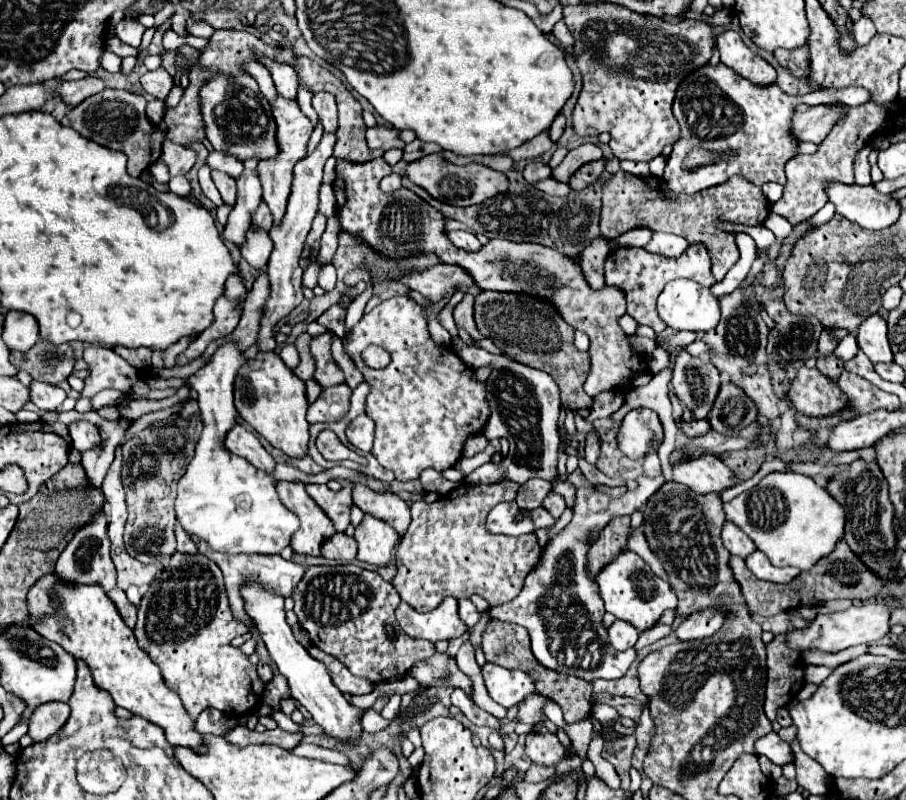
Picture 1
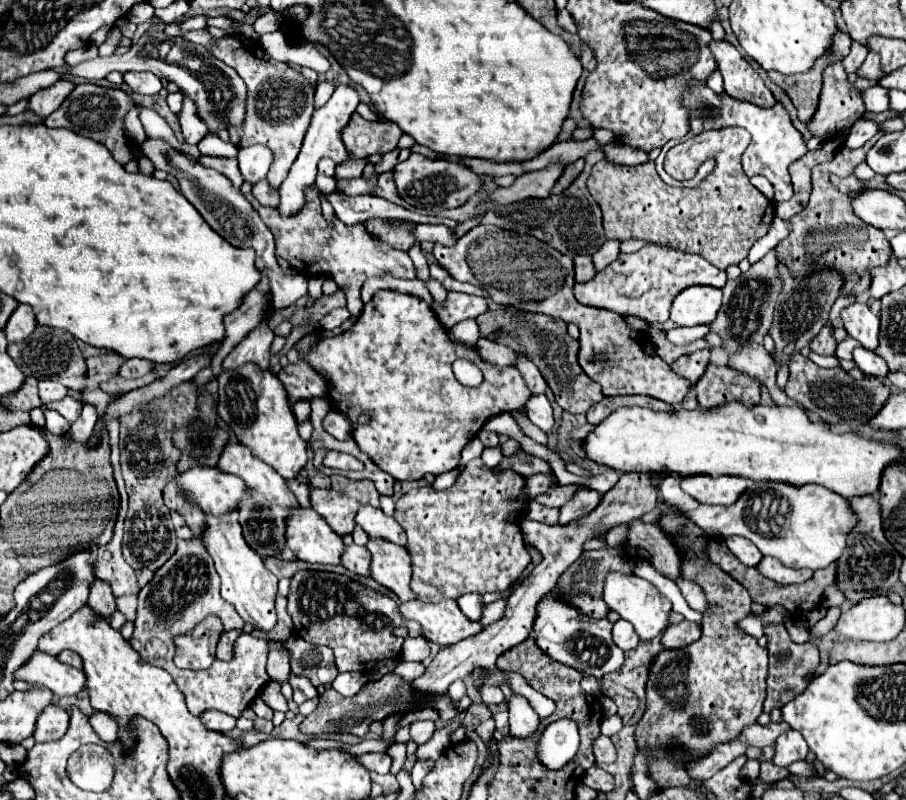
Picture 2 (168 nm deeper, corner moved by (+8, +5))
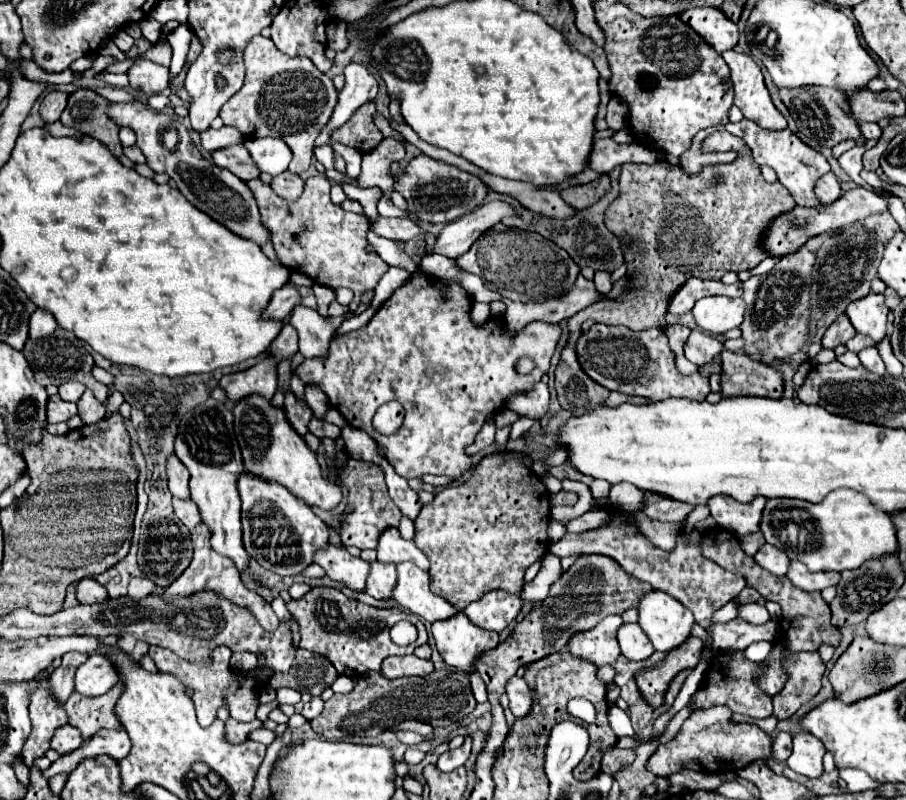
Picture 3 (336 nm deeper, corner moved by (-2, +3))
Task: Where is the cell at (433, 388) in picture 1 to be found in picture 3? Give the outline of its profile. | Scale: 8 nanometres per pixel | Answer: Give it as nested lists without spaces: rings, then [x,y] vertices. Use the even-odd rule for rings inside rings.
[[[412,275],[410,281],[396,289],[392,297],[376,311],[366,327],[346,335],[336,335],[330,341],[324,365],[316,365],[316,359],[304,359],[304,363],[296,369],[296,375],[304,383],[320,385],[320,389],[328,395],[330,405],[342,413],[348,425],[366,431],[384,449],[386,459],[404,479],[430,473],[446,475],[458,481],[472,465],[474,457],[466,453],[466,447],[474,443],[474,437],[482,429],[484,421],[498,413],[510,397],[528,393],[534,383],[538,383],[540,377],[548,371],[550,357],[560,337],[560,327],[534,321],[514,337],[508,337],[504,331],[502,317],[490,317],[490,321],[486,321],[482,327],[476,327],[470,321],[472,301],[468,293],[456,283],[440,285],[444,291],[440,293],[438,285],[440,283],[426,275]],[[520,357],[534,359],[536,367],[532,373],[522,375],[516,371],[516,361]],[[388,401],[398,401],[406,409],[406,415],[400,429],[386,437],[372,429],[372,415],[382,403]]]

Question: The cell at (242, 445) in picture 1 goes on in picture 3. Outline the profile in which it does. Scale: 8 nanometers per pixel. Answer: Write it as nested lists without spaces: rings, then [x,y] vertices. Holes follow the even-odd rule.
[[[242,471],[238,477],[238,491],[242,497],[244,547],[250,557],[278,575],[302,573],[304,567],[312,563],[312,553],[328,543],[326,523],[314,515],[310,505],[292,497],[278,481],[264,481],[262,477],[258,479]]]

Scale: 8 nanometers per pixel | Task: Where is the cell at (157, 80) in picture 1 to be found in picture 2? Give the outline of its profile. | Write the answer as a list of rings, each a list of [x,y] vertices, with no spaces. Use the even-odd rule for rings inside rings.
[[[130,71],[130,73],[124,73],[124,83],[134,93],[140,93],[140,95],[156,95],[162,89],[160,79],[154,73],[148,73],[148,71],[140,71],[140,73],[138,71]]]

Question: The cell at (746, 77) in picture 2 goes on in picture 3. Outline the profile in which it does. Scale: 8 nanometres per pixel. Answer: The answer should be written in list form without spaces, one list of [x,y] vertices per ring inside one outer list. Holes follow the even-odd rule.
[[[732,49],[728,53],[722,53],[722,57],[732,71],[732,83],[736,93],[734,105],[740,107],[744,117],[752,119],[764,129],[784,129],[786,119],[774,107],[770,93],[764,85],[762,69],[756,65],[756,61]]]

